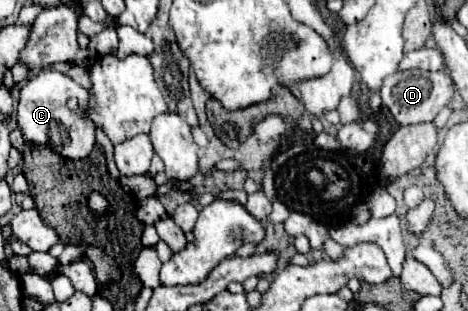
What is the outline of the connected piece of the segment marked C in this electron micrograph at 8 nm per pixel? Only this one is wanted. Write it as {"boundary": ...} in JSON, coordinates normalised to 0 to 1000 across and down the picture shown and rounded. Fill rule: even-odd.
{"boundary":[[[109,219],[83,225],[45,283],[36,341],[36,405],[45,412],[49,444],[58,457],[71,457],[79,469],[100,469],[139,508],[173,514],[190,502],[190,489],[203,469],[203,418],[190,379],[177,379],[143,347],[147,309],[165,309],[173,328],[182,328],[186,322],[182,309],[190,302],[182,283],[173,283],[165,264],[156,264],[147,244],[130,232],[118,232]]]}

